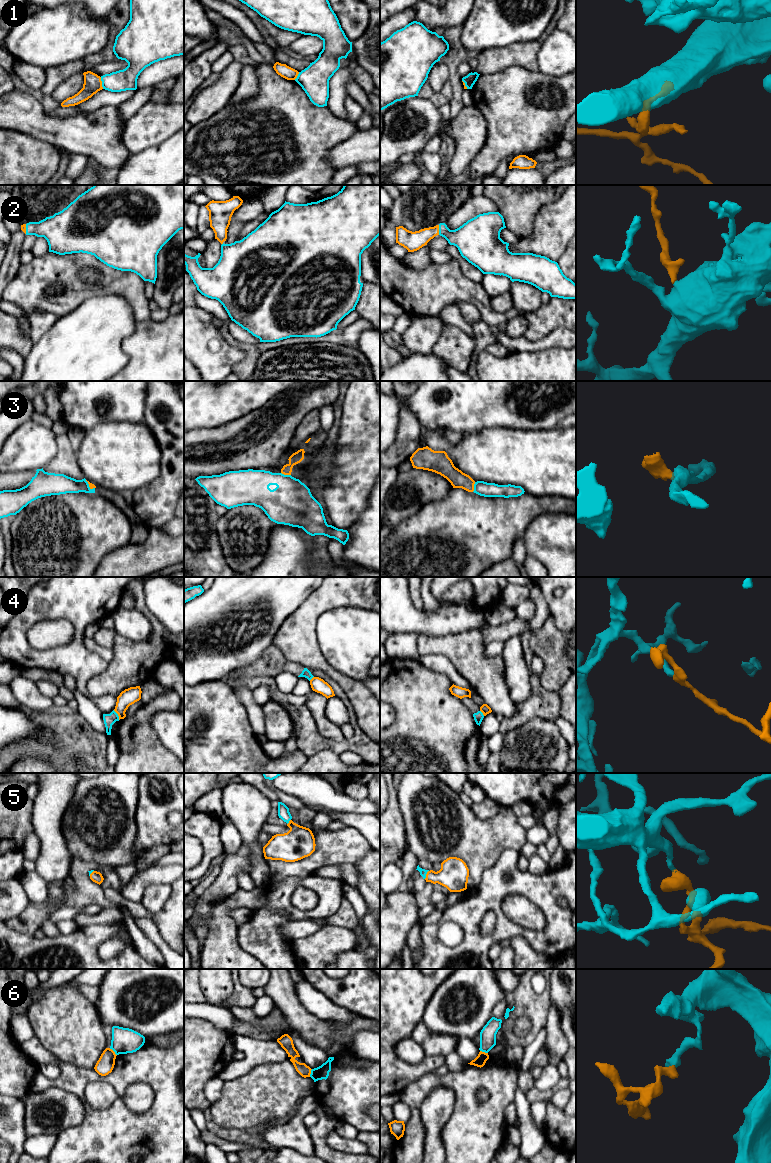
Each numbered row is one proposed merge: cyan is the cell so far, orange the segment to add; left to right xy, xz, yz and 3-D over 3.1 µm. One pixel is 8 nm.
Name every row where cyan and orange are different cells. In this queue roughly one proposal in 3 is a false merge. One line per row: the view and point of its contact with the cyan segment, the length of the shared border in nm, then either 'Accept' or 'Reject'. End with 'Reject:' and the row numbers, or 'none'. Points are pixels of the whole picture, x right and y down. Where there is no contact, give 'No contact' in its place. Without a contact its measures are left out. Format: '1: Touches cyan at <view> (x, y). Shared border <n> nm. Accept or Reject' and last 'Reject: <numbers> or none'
1: Touches cyan at xy (102, 83). Shared border 100 nm. Reject
2: Touches cyan at yz (439, 230). Shared border 80 nm. Accept
3: Touches cyan at xz (286, 475). Shared border 80 nm. Reject
4: Touches cyan at xy (117, 715). Shared border 90 nm. Reject
5: Touches cyan at yz (426, 873). Shared border 80 nm. Accept
6: Touches cyan at xy (113, 1050). Shared border 90 nm. Reject
Reject: 1, 3, 4, 6

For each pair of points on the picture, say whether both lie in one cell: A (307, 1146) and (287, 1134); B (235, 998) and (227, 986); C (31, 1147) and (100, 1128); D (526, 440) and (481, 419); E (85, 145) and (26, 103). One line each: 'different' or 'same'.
A: same
B: different
C: different
D: different
E: same

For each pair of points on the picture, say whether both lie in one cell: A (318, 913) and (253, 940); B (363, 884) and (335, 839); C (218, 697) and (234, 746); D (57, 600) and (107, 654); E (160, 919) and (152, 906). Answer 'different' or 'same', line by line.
A: same
B: different
C: same
D: different
E: different

